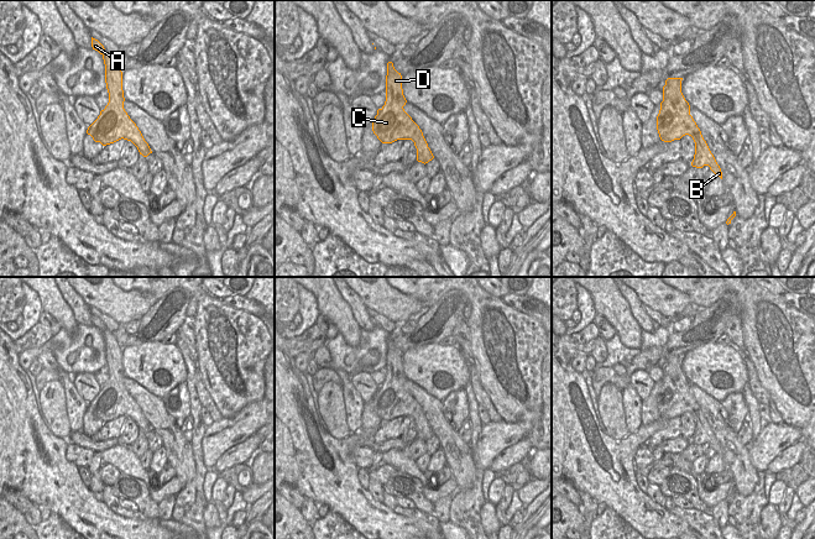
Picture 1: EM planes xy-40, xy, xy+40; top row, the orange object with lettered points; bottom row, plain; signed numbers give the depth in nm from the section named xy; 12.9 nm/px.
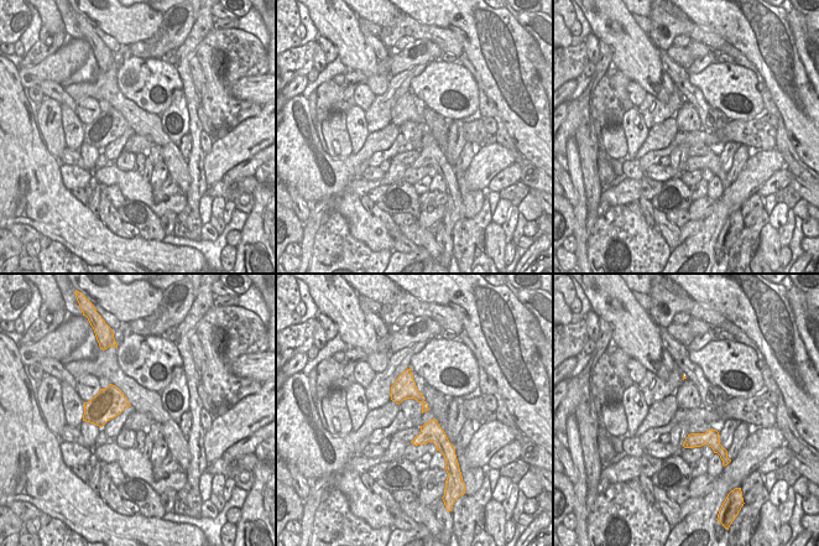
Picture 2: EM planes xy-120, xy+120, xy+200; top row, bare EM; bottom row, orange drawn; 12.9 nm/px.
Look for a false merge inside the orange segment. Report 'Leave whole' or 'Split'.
Leave whole.

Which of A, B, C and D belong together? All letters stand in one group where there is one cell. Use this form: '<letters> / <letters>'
A B C D

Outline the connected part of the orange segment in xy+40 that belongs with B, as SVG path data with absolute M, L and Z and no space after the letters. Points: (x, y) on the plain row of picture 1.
M668 355L663 363L663 378L657 393L657 407L664 419L680 417L689 412L695 419L693 444L702 445L709 443L715 452L722 456L722 449L711 430L700 405L690 392L690 382L681 370L683 355Z

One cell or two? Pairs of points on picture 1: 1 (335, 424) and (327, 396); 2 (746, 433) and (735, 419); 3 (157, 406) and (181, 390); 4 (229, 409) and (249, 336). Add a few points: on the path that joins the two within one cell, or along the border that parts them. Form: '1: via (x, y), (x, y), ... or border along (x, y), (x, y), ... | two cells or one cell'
1: via (334, 417), (330, 403) | one cell
2: border along (747, 414), (736, 432) | two cells
3: border along (161, 398), (165, 409), (178, 427) | two cells
4: via (229, 391), (231, 355) | one cell

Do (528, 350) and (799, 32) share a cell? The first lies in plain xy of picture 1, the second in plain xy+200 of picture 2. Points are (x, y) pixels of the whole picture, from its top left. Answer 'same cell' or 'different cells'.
different cells

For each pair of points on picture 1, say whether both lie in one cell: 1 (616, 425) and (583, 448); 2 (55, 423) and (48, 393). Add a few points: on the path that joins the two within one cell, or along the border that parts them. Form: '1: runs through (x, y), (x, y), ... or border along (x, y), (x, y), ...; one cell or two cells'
1: border along (605, 433), (615, 439), (622, 439), (630, 433); two cells
2: runs through (55, 415), (52, 401); one cell

